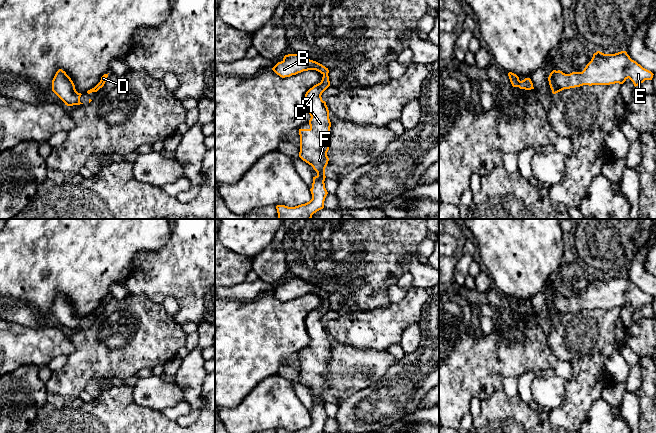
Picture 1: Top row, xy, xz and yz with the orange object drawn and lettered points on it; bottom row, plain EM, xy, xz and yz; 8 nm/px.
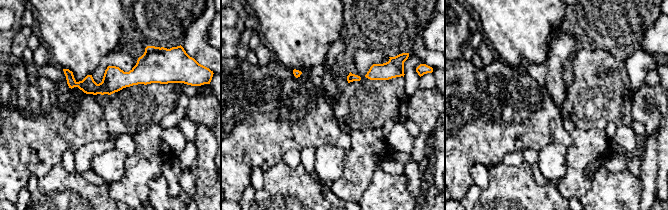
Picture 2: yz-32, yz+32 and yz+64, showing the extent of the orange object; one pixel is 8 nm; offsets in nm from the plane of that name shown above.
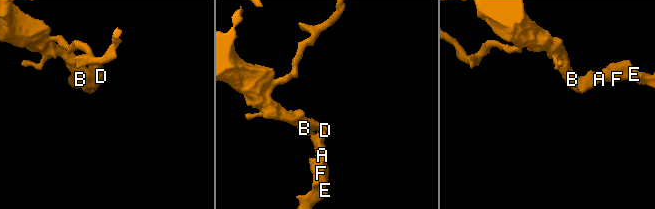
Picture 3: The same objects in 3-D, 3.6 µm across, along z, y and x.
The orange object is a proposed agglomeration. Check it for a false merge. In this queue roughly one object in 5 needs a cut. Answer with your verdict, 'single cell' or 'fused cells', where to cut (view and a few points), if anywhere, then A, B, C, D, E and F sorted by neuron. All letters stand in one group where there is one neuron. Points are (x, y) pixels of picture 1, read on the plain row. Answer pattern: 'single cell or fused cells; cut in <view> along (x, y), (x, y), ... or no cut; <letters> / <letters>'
single cell; no cut; A B C D E F

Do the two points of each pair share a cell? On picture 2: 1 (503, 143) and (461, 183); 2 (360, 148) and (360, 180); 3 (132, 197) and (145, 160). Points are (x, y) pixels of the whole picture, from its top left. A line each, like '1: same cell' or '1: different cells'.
1: same cell
2: same cell
3: same cell

